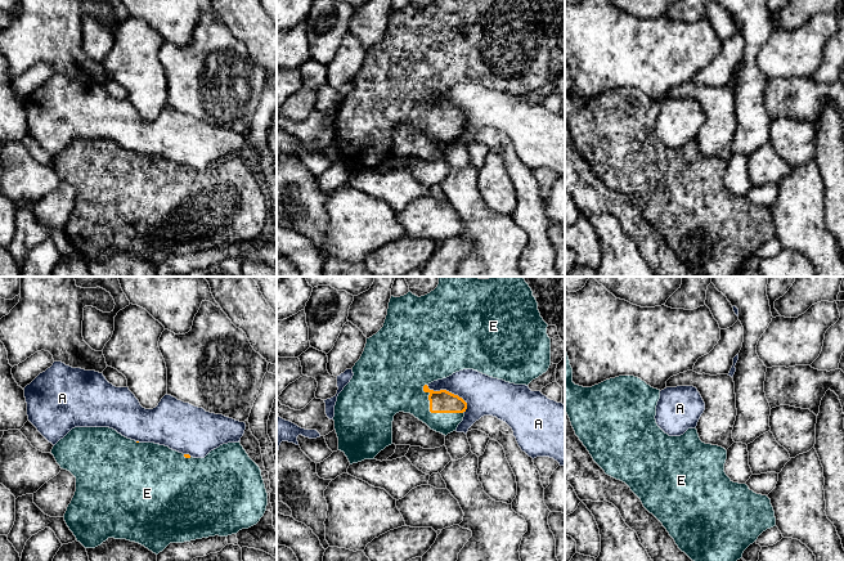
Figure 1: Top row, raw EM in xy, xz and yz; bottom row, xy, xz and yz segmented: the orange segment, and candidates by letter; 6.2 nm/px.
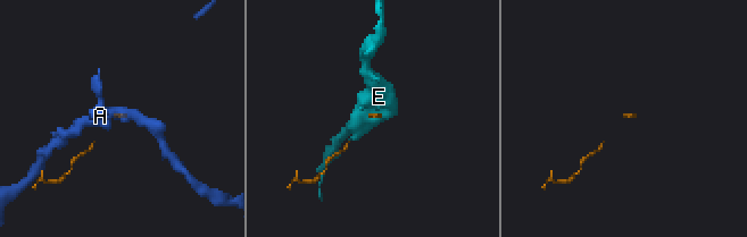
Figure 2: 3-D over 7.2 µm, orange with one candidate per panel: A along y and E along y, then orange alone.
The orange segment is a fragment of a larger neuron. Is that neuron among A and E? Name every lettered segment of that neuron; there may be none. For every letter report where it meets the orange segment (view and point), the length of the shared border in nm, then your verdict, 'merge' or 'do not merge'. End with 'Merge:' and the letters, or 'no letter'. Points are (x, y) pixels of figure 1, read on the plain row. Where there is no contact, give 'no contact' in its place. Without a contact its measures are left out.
A: xz (450, 104) | 300 nm | do not merge
E: xz (434, 124) | 300 nm | merge
Merge: E

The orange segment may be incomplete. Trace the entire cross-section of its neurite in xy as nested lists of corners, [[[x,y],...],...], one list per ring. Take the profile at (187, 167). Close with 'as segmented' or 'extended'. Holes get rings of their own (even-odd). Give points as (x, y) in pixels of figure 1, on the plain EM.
[[[75,139],[51,161],[60,180],[76,189],[76,203],[64,225],[69,242],[85,260],[95,260],[108,250],[139,255],[158,266],[170,255],[208,248],[228,248],[256,237],[268,217],[260,179],[241,154],[228,154],[205,170],[193,170],[154,154],[136,154],[109,139]]]; extended

